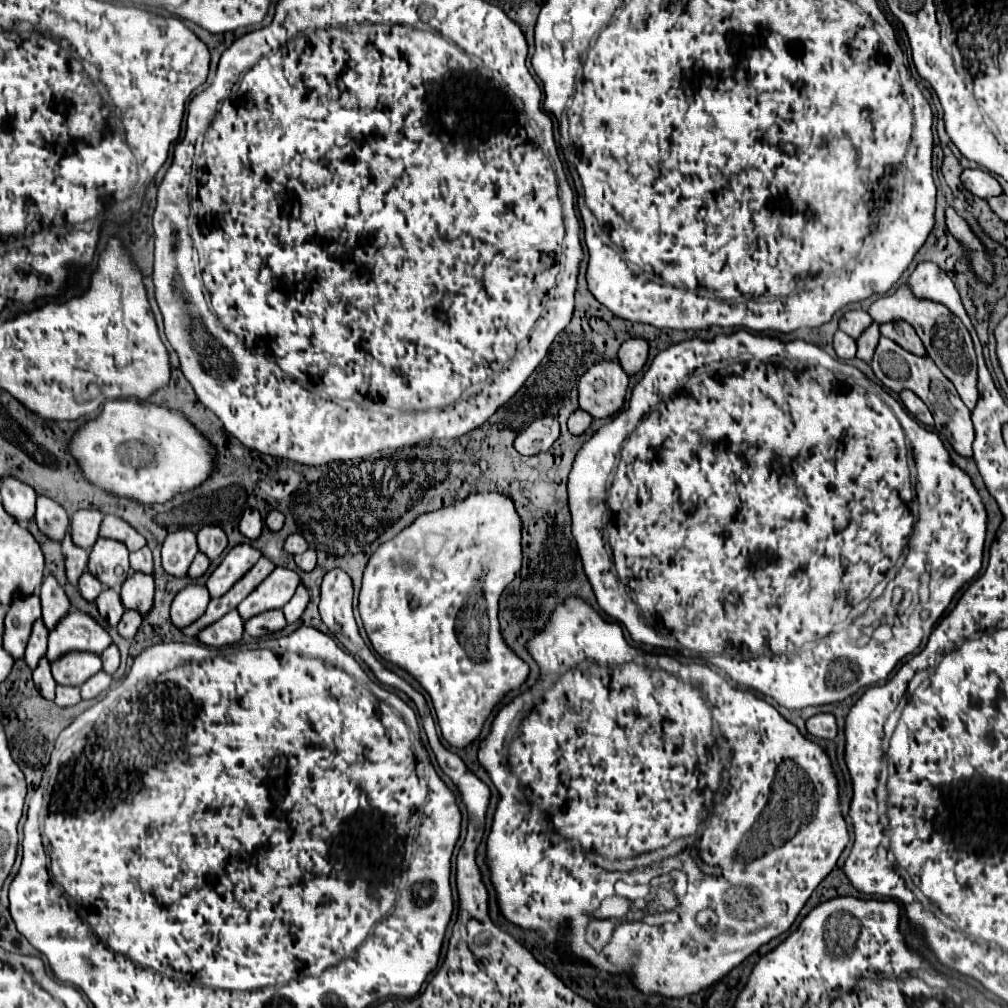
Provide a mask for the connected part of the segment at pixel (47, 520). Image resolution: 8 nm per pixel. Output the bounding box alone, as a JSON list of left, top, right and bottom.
[35,496,69,540]

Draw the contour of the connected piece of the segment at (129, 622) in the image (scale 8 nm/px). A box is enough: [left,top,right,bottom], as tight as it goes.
[117,610,143,640]

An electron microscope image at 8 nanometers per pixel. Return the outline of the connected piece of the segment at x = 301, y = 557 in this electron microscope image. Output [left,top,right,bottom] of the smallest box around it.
[295,550,317,572]

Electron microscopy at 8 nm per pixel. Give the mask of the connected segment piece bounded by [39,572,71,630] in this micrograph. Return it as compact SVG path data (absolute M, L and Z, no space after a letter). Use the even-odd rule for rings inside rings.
M49 572L45 574L43 584L39 588L39 598L41 598L41 606L43 606L43 622L51 630L69 612L69 608L71 608L69 598L63 592L63 588L59 586L59 582L55 580L55 576Z

